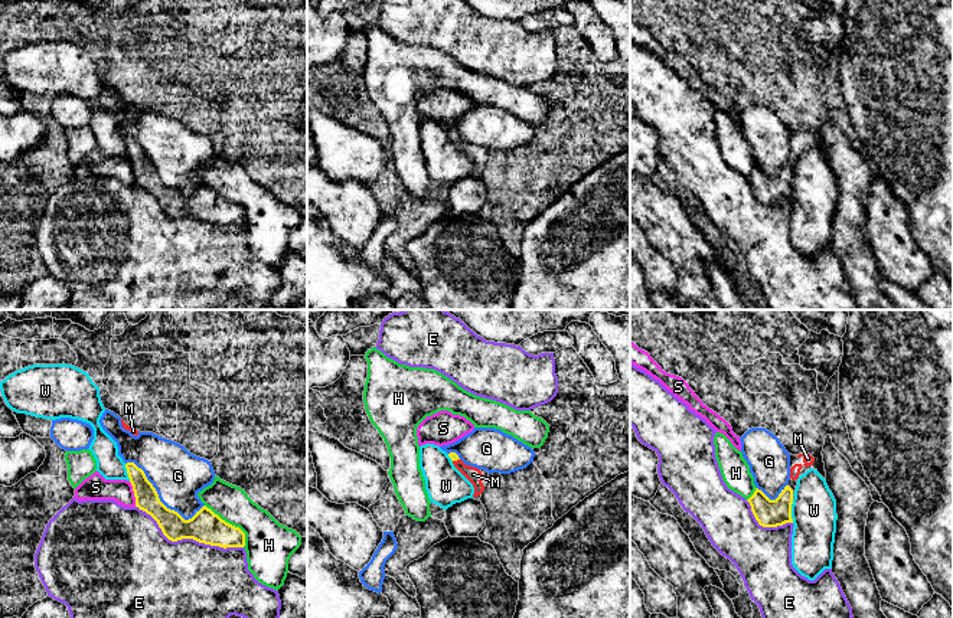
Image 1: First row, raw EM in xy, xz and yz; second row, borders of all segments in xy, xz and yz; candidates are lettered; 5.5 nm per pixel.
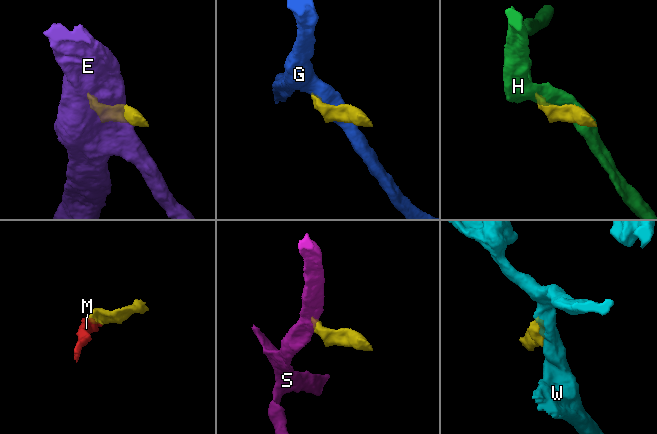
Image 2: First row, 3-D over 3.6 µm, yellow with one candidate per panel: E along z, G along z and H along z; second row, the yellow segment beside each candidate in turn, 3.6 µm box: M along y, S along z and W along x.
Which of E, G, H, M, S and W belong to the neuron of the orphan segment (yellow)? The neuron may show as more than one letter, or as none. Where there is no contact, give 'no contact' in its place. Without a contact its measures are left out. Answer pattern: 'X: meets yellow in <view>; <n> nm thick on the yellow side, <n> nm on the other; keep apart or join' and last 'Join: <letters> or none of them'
E: meets yellow in xy; 180 nm thick on the yellow side, 480 nm on the other; keep apart
G: meets yellow in xy; 150 nm thick on the yellow side, 300 nm on the other; keep apart
H: meets yellow in xy; 180 nm thick on the yellow side, 260 nm on the other; keep apart
M: meets yellow in xz; 50 nm thick on the yellow side, 90 nm on the other; join
S: meets yellow in xy; 130 nm thick on the yellow side, 140 nm on the other; keep apart
W: meets yellow in yz; 160 nm thick on the yellow side, 260 nm on the other; keep apart
Join: M

